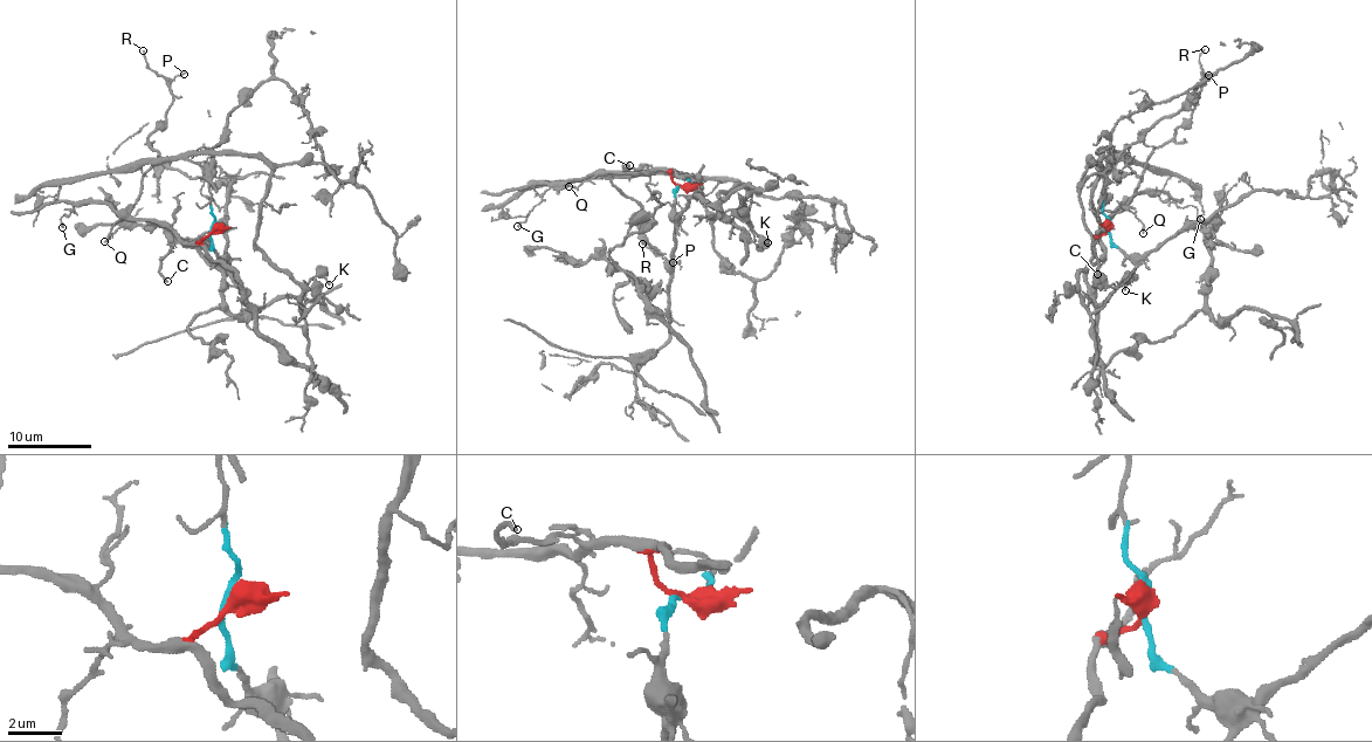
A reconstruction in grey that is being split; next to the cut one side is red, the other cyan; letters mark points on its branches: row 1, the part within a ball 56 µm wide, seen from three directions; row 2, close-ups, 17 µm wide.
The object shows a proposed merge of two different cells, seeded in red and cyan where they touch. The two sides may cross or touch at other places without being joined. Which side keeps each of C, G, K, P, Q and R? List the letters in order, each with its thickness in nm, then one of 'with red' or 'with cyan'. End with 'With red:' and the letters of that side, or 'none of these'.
C: 150 nm | with red
G: 120 nm | with red
K: 130 nm | with cyan
P: 110 nm | with red
Q: 80 nm | with red
R: 100 nm | with red
With red: C, G, P, Q, R

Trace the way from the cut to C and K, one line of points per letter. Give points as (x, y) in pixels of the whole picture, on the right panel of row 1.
C: (1108, 224), (1097, 236), (1104, 254), (1097, 273)
K: (1108, 224), (1105, 149), (1095, 151), (1093, 199), (1102, 253), (1077, 284), (1091, 311), (1124, 282), (1124, 290)

